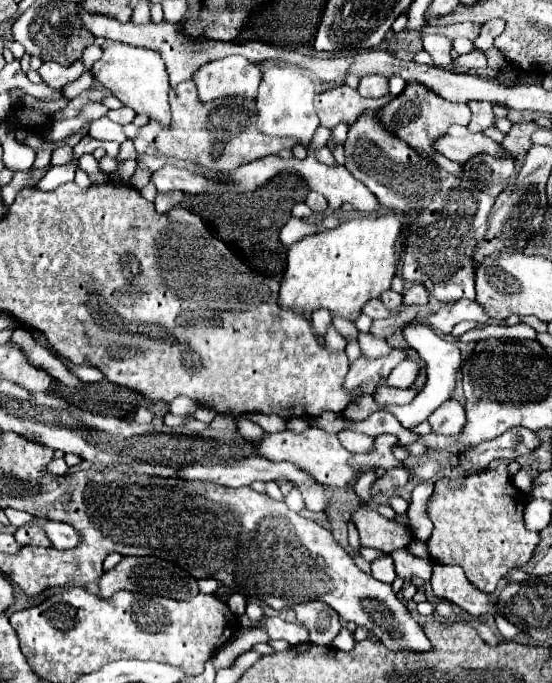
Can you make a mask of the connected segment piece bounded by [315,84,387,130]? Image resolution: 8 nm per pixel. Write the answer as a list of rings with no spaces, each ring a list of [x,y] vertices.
[[[343,84],[343,86],[335,86],[335,88],[319,94],[315,102],[317,102],[315,108],[321,118],[321,126],[333,130],[341,122],[345,122],[349,126],[369,108],[383,106],[387,102],[387,96],[379,98],[379,100],[369,100],[369,98],[359,96],[357,90]]]

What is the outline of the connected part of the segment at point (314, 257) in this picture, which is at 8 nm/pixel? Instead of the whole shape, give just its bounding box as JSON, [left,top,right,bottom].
[279,210,403,320]

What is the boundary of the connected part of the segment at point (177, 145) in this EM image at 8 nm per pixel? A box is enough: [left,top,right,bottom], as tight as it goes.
[133,80,299,172]

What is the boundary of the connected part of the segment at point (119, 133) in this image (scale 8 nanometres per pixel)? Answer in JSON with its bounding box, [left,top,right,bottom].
[89,118,127,144]

